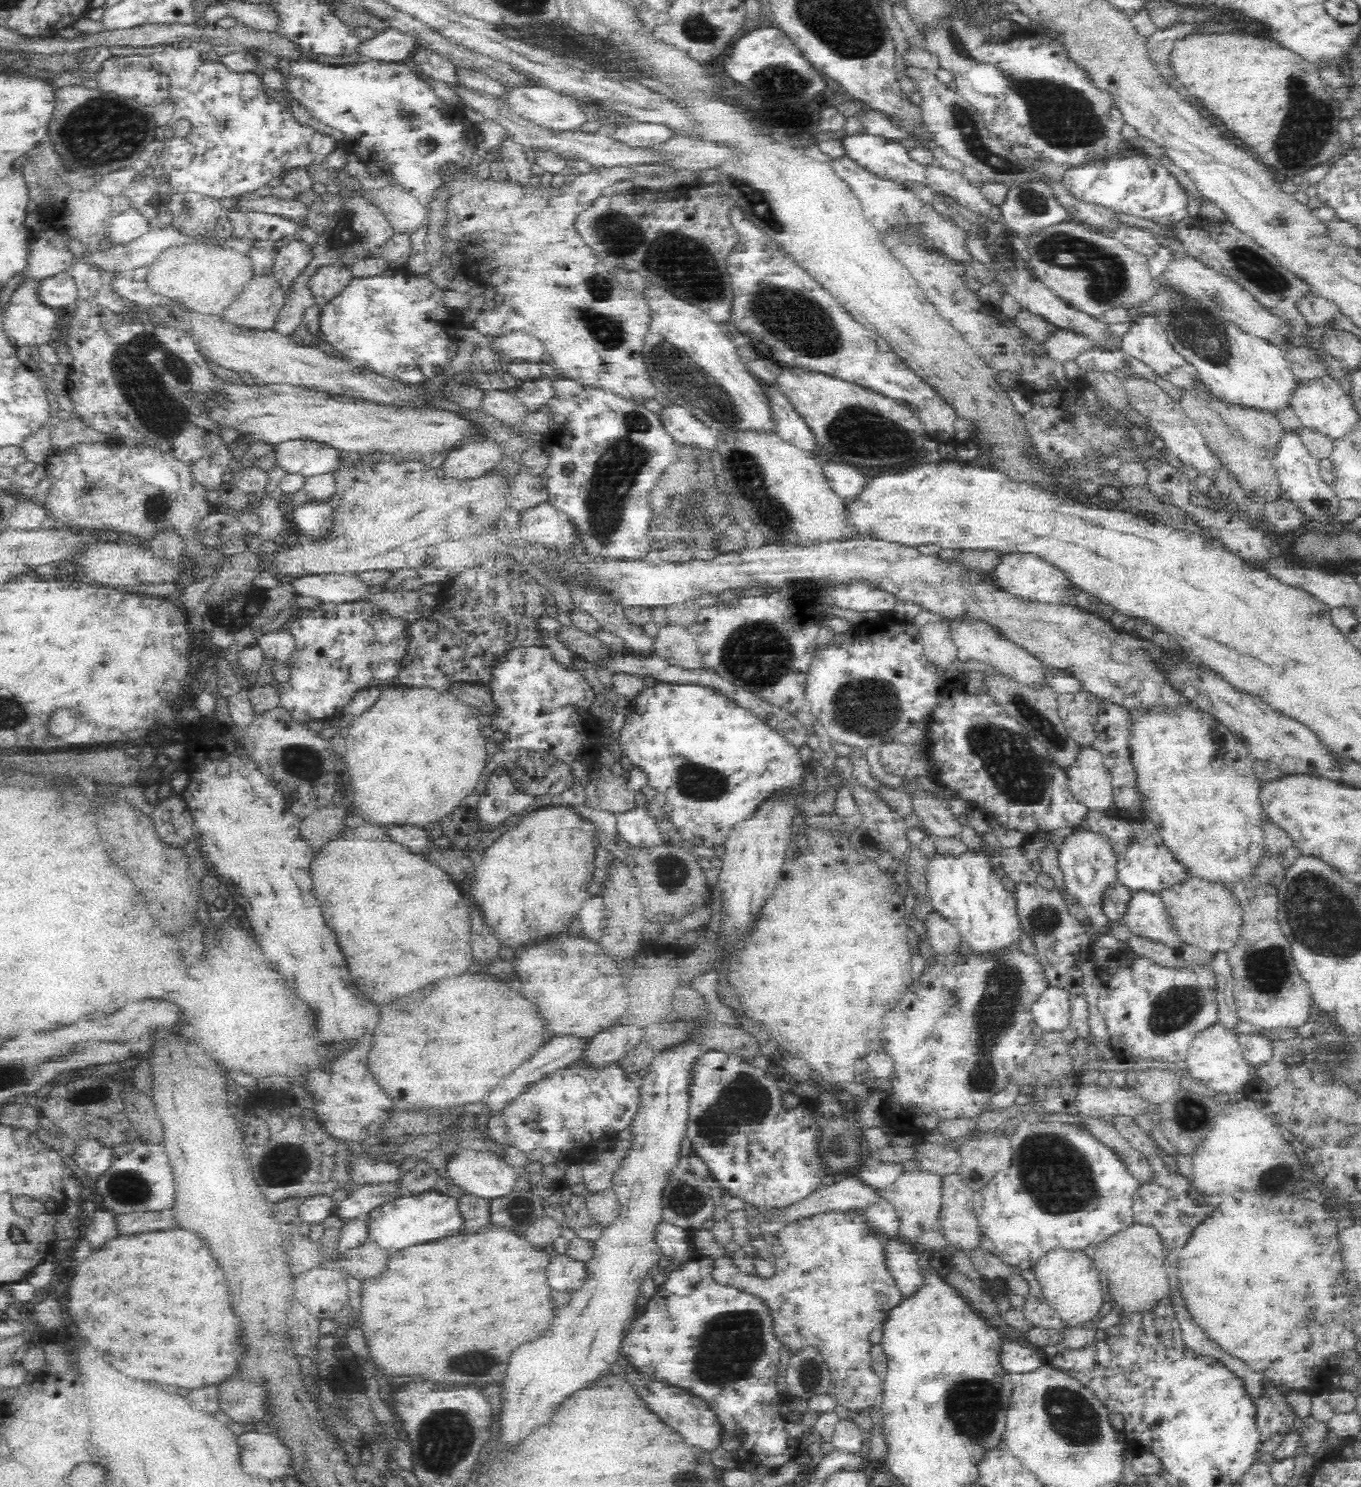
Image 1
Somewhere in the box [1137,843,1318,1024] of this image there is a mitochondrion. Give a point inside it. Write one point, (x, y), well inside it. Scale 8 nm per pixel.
(1267, 969)

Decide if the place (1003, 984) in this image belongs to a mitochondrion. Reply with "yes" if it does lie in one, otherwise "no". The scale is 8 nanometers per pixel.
yes

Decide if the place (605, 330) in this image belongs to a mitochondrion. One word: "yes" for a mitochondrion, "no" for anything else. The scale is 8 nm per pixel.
yes

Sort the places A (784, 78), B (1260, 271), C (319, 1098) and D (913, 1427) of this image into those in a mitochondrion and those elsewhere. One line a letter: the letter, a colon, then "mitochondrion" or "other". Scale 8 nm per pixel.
A: mitochondrion
B: mitochondrion
C: other
D: other

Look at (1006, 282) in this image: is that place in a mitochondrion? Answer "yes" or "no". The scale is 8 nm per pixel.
no

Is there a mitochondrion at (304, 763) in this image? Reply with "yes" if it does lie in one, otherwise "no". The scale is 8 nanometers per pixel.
yes

